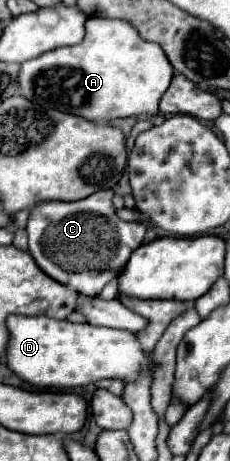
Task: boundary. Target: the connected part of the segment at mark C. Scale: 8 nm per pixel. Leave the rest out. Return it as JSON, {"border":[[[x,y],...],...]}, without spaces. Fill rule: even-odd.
{"border":[[[99,190],[79,202],[41,202],[31,208],[29,254],[47,276],[83,296],[97,296],[117,274],[115,270],[123,268],[131,252],[143,244],[145,226],[119,220],[111,200],[113,190]]]}

